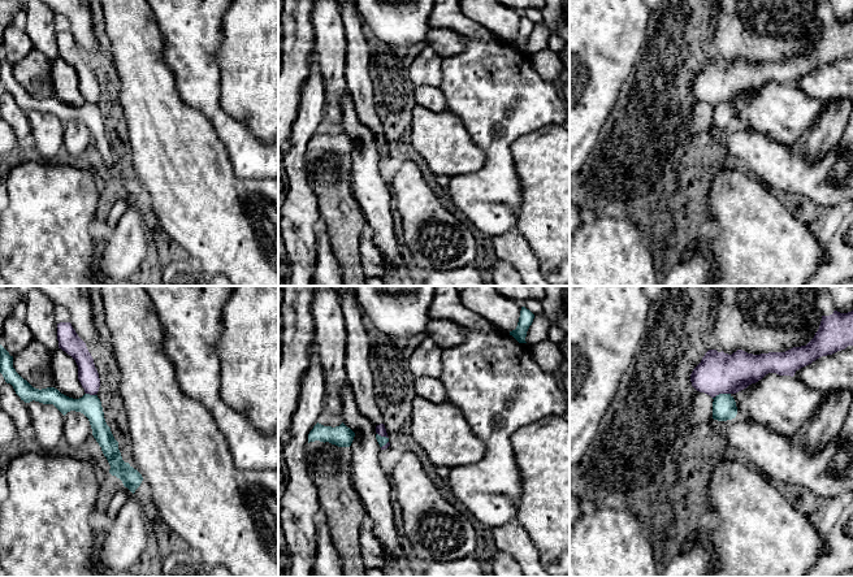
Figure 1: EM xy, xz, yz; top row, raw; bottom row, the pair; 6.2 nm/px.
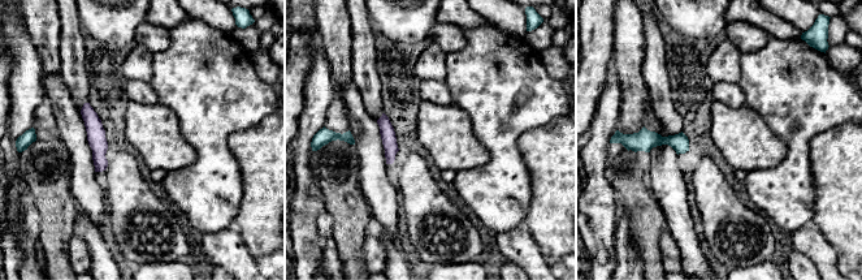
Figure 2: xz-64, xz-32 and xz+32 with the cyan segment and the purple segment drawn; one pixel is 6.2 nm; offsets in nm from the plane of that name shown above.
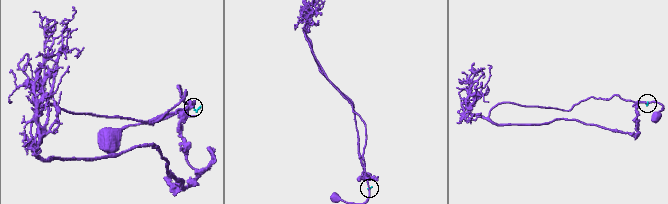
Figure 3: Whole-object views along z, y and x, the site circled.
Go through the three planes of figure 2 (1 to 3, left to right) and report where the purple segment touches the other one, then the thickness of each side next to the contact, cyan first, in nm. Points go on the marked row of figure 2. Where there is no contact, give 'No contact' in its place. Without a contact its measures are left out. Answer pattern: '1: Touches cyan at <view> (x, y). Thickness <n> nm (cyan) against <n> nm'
1: No contact
2: No contact
3: No contact

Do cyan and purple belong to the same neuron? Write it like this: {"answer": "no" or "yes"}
{"answer": "no"}

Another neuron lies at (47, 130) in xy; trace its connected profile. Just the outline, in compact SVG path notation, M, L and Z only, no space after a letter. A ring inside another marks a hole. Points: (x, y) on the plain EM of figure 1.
M33 109L27 112L27 116L36 146L36 157L51 161L62 147L65 125L53 113Z

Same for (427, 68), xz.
M425 45L415 57L408 70L408 78L415 87L440 87L442 82L442 57L432 47Z

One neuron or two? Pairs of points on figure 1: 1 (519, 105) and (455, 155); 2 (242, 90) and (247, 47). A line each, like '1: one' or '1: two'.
1: two
2: one

